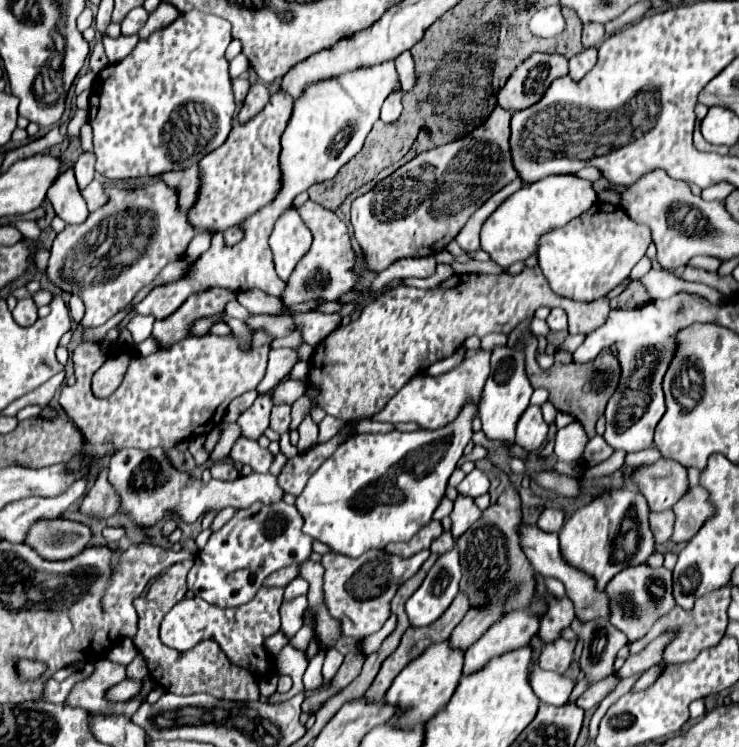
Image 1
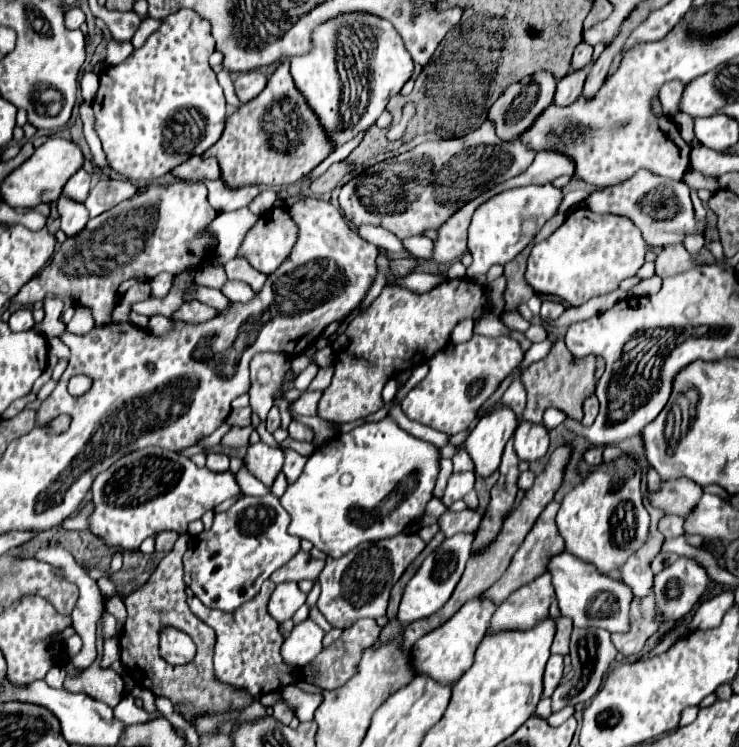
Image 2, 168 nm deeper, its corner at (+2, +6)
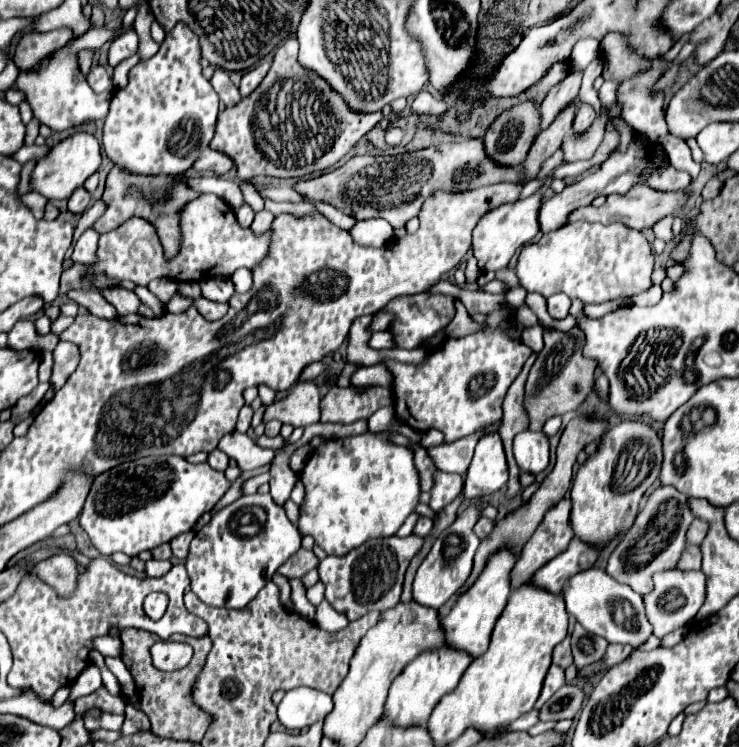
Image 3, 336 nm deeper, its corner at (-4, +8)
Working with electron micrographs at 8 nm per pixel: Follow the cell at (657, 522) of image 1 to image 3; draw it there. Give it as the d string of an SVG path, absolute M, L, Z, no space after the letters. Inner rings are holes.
M694 520L694 522L692 522L692 528L688 530L688 544L702 544L702 540L704 540L706 534L708 534L708 528L710 528L708 522L704 522L704 520Z

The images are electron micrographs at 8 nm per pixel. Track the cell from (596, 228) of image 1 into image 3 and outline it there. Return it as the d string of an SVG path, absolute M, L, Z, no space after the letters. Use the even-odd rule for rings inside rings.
M576 222L566 224L554 232L544 234L536 244L530 244L522 248L516 264L516 276L522 288L528 292L538 292L544 298L564 292L566 296L580 298L586 304L600 304L616 298L632 298L634 294L640 294L652 286L652 268L654 268L654 256L652 248L642 236L640 230L624 228L622 224L588 224L588 222Z

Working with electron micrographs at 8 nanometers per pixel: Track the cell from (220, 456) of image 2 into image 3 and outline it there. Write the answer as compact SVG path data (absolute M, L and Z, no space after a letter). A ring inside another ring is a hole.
M212 450L208 454L208 464L214 468L214 470L226 470L228 468L228 456L222 452L222 450Z

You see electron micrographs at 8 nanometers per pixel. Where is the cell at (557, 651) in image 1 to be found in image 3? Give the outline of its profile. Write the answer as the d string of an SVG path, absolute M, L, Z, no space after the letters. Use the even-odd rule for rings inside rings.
M552 664L550 666L550 670L548 670L548 674L546 674L546 680L544 680L544 686L542 686L542 692L540 692L540 698L536 700L536 704L534 704L534 708L538 710L558 688L562 688L564 686L564 670L560 668L560 666L556 666L556 664Z

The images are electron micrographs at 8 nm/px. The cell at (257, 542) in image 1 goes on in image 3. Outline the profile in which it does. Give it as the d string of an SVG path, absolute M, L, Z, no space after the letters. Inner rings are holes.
M244 494L218 510L190 542L186 556L190 590L208 606L244 608L270 582L272 574L300 550L300 540L298 528L288 520L284 508L272 504L270 494Z

